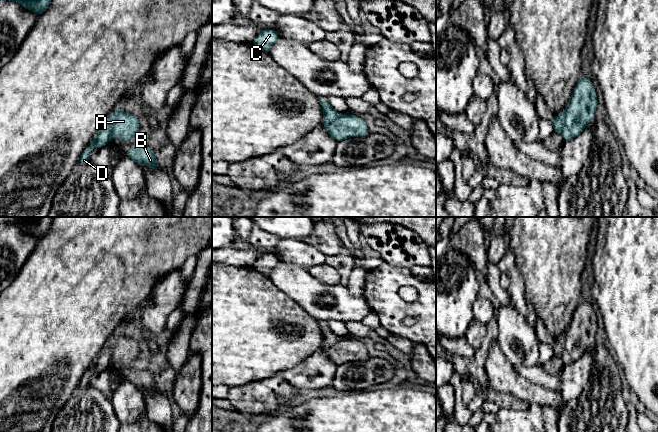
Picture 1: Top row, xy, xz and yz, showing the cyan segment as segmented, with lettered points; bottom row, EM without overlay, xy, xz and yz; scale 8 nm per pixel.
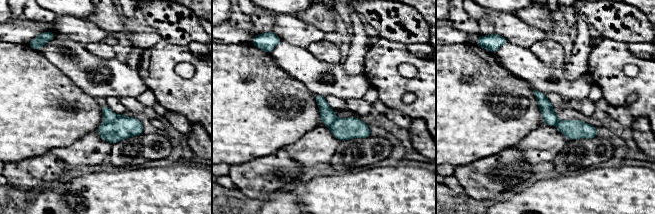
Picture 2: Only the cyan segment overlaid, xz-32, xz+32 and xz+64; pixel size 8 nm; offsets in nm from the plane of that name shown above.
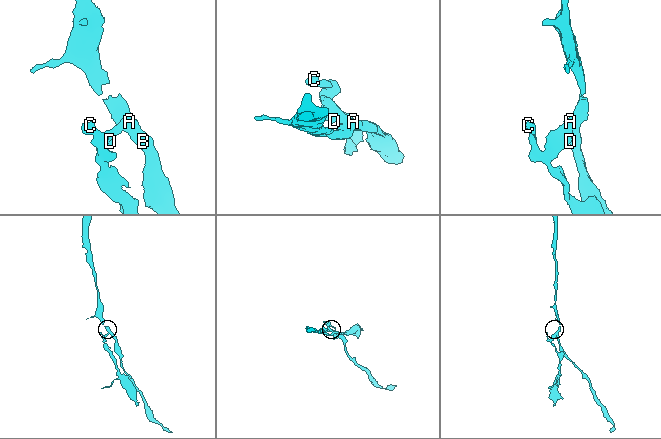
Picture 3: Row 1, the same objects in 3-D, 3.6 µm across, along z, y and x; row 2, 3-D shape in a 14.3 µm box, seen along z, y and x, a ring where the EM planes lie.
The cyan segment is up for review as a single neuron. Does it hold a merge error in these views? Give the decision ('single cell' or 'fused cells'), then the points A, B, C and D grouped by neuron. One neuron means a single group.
fused cells | A B / C D

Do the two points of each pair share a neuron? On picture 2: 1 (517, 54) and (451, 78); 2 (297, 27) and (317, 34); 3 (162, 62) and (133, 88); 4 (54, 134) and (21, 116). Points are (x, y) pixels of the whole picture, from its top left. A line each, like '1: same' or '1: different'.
1: different
2: same
3: different
4: same

